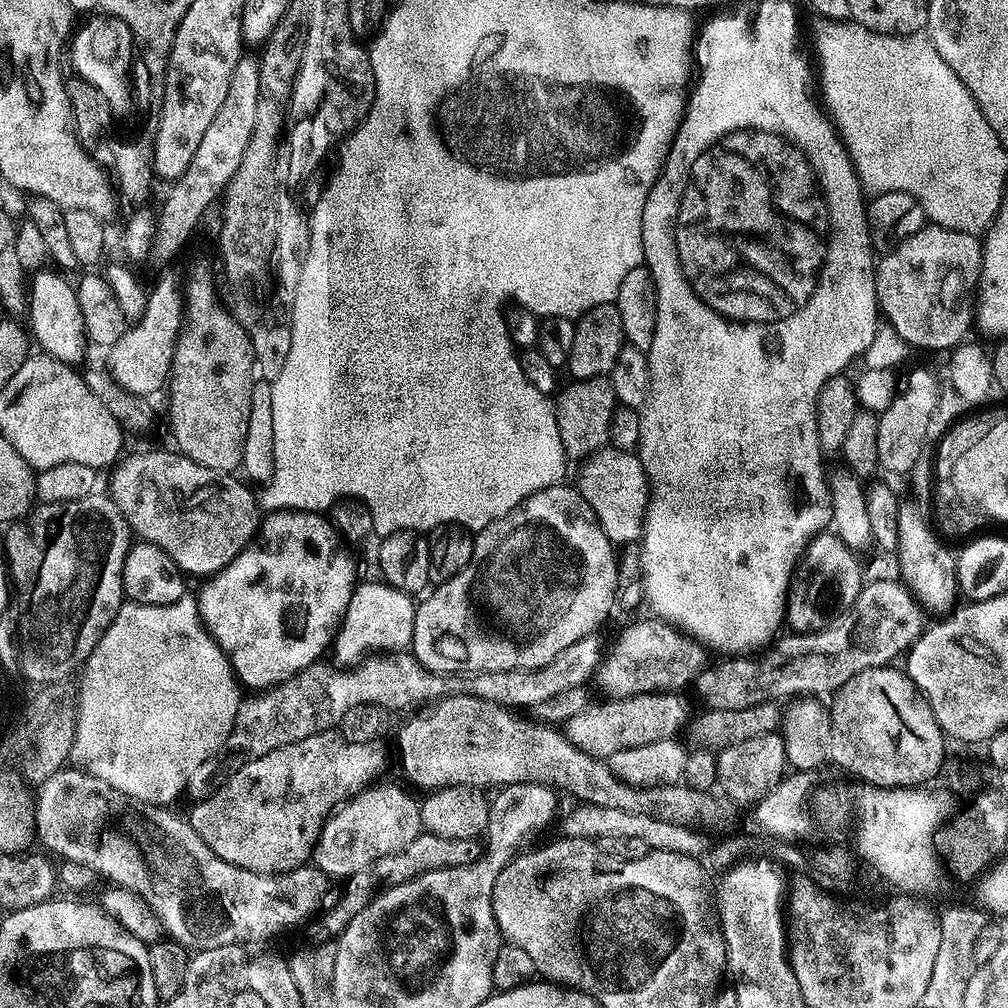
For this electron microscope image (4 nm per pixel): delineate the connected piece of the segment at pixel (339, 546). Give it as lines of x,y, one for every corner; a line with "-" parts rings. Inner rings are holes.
281,510
279,512
268,512
261,519
258,529
258,542
253,542
226,565
222,570
218,570
212,576
203,581
204,589
198,592
198,603
200,605
200,622
204,625
209,636
215,640
216,645
228,655
228,661
232,663
232,671
241,685
256,684
252,686
271,686
280,684
283,680
288,680
295,672
300,672
303,668
317,663
320,656
329,647
333,647
336,634
340,630
340,624
344,620
346,610
350,606
352,592
358,583
356,577
356,560
344,549
345,541
335,524
327,515
318,512
289,512

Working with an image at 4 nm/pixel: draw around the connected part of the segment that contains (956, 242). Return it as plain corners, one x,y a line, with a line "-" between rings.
931,222
925,223
922,230
918,230
918,234
910,234
910,238
906,238
897,248
892,248
888,252
883,253
879,257
876,266
876,302
879,311
886,319
887,327
894,329
896,333
910,346
916,344
920,348
945,348
951,350
958,344
965,343
968,327
971,329
974,324
974,293
980,282
980,268
984,265
984,250
980,236
971,236
970,234
962,234
958,230
950,230
943,228
940,224

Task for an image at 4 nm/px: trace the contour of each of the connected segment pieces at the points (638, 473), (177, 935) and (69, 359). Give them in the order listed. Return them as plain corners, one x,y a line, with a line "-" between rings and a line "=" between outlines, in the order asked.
605,446
588,456
579,465
579,468
580,473
576,476
574,487
582,494
582,498
586,498
590,510
594,510
606,538
610,538
613,545
616,546
621,546
620,544
635,545
644,534
644,515
648,509
648,476
644,472
639,455
636,452
=
75,766
65,767
46,778
46,782
39,784
38,792
40,796
35,797
35,805
39,843
44,843
49,853
57,852
61,861
82,862
90,866
97,877
109,876
113,885
141,896
155,910
167,935
189,950
201,952
231,944
249,946
279,932
288,932
306,923
319,910
328,892
330,877
315,866
296,868
275,876
242,870
242,866
218,858
185,817
183,820
175,816
167,807
152,806
147,809
147,820
140,813
141,805
122,794
122,790
114,790
114,786
102,782
102,778
94,778
=
41,270
31,277
30,291
26,296
26,316
32,319
30,332
45,356
52,356
58,362
80,366
84,351
90,348
88,335
82,322
82,306
78,306
76,289
67,284
57,271

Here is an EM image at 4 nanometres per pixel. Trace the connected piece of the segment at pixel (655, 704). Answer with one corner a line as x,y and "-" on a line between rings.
672,690
643,692
633,696
617,696
605,699
605,704
589,703
578,714
566,721
568,741
586,754
607,758
618,750
634,746
646,746
650,742
673,739
676,731
685,727
690,711

